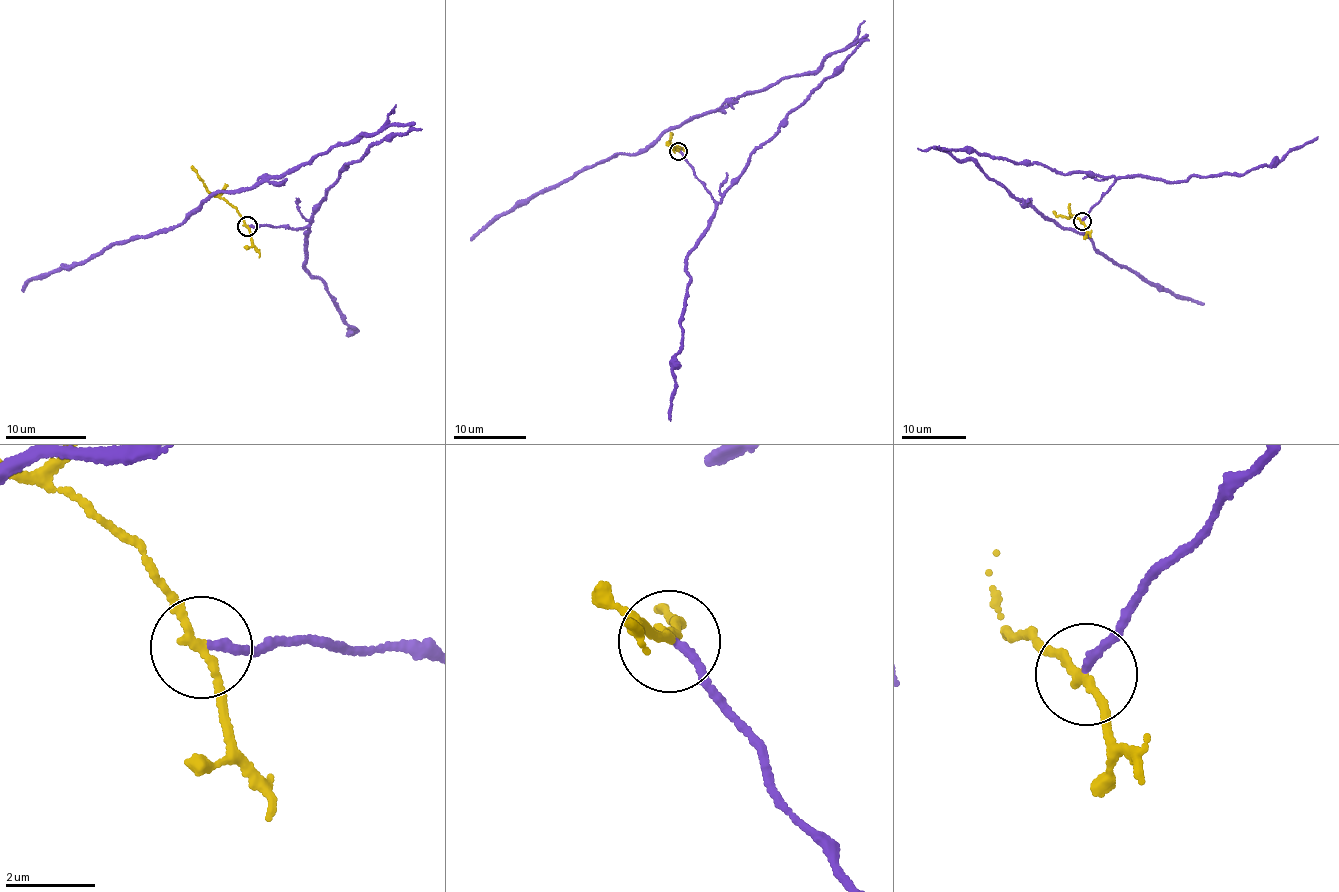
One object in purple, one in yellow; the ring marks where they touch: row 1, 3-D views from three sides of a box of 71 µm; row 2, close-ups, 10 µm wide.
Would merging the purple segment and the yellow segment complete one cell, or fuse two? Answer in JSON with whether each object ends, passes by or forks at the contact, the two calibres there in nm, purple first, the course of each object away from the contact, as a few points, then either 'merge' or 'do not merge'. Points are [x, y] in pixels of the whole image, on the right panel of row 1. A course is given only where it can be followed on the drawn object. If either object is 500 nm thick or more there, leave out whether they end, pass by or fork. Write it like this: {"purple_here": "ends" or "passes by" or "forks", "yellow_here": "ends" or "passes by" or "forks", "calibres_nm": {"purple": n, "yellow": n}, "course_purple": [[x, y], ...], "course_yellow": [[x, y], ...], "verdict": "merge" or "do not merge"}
{"purple_here": "ends", "yellow_here": "passes by", "calibres_nm": {"purple": 170, "yellow": 160}, "course_purple": [[1082, 221], [1114, 177], [1017, 164], [971, 147], [938, 149], [972, 160], [1115, 264], [1203, 304]], "course_yellow": [[1083, 222], [1053, 212]], "verdict": "do not merge"}

